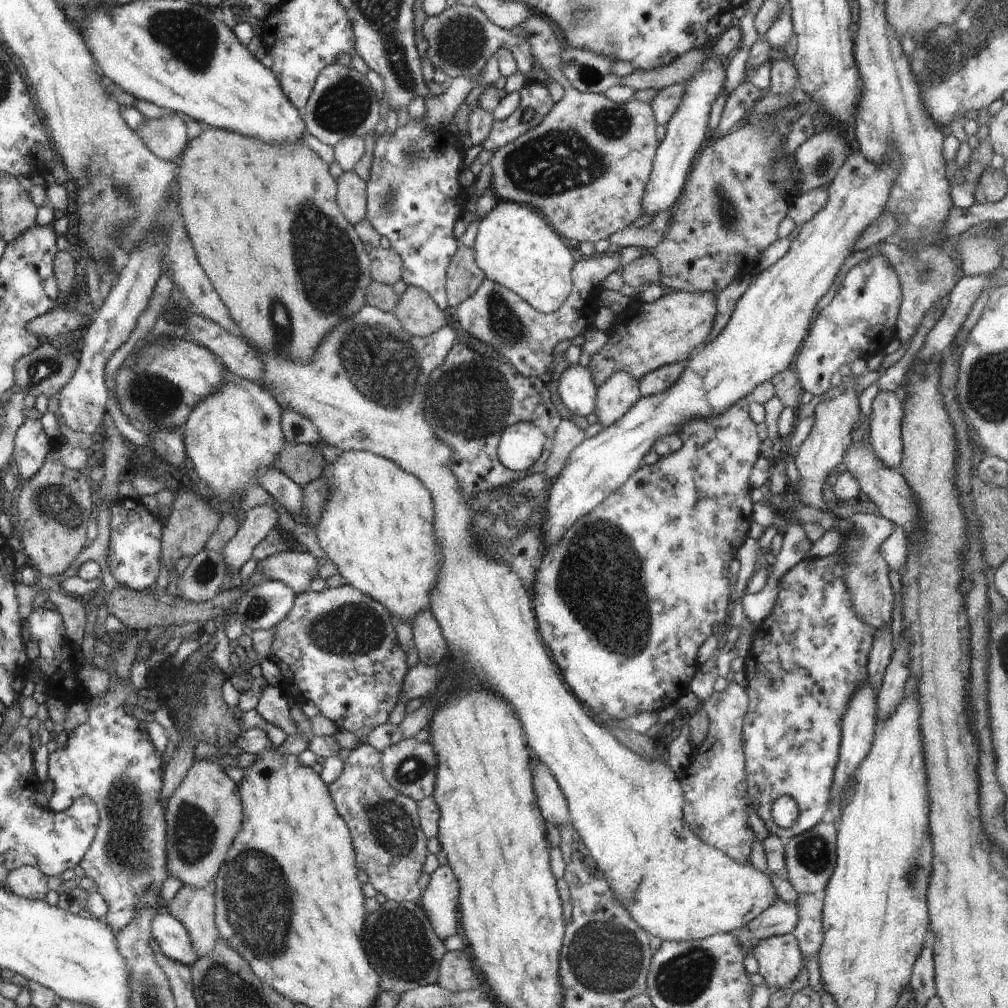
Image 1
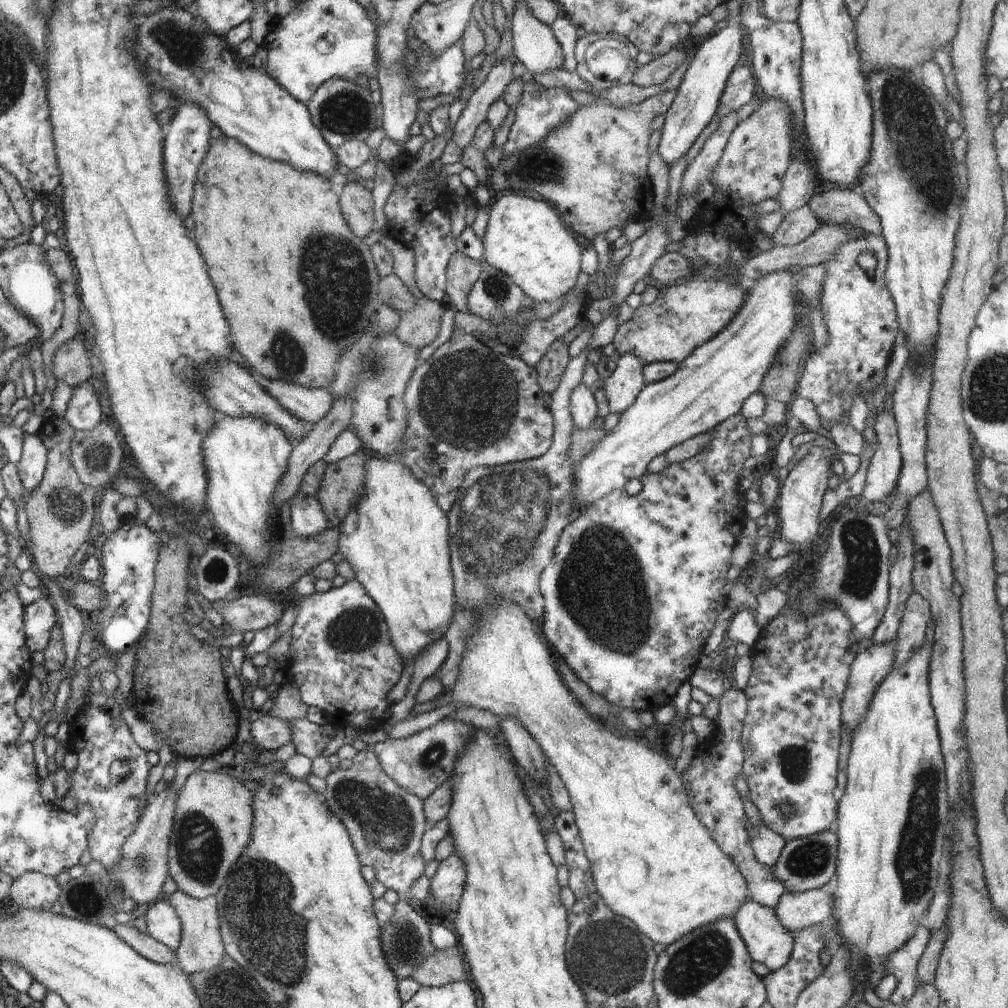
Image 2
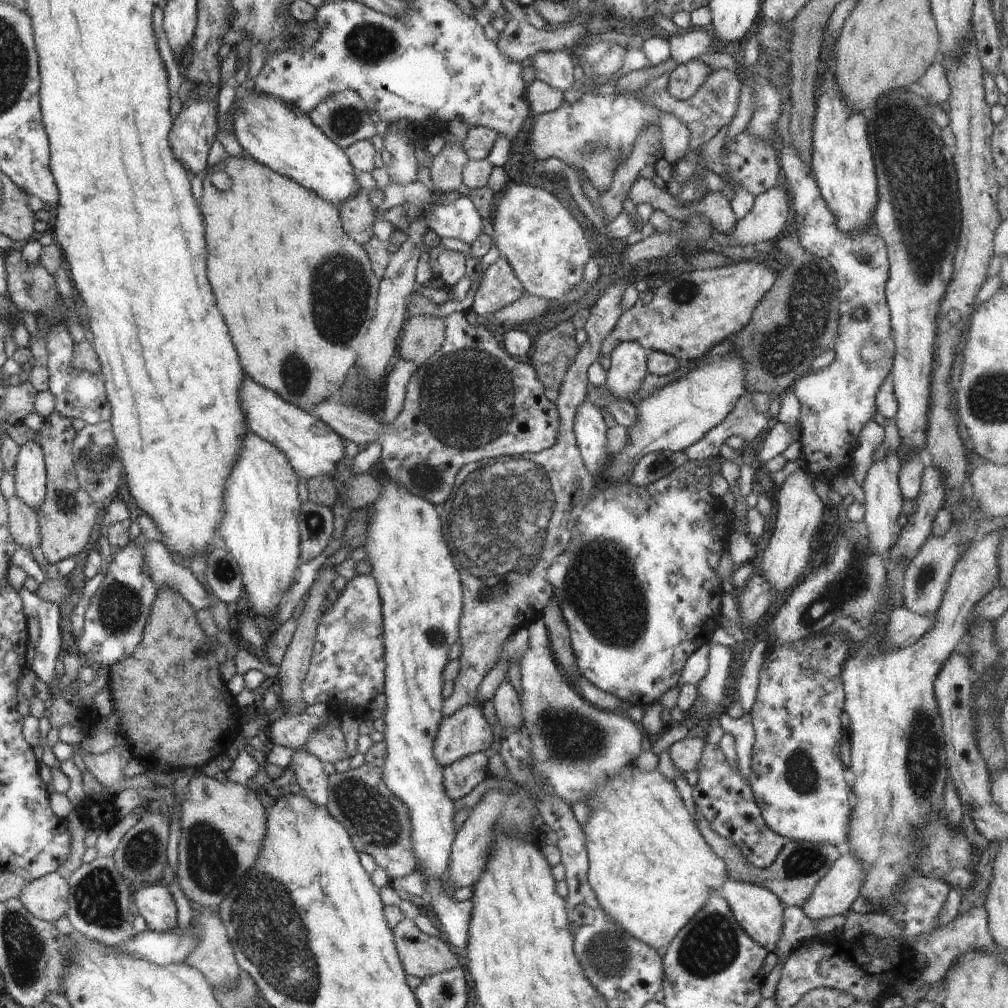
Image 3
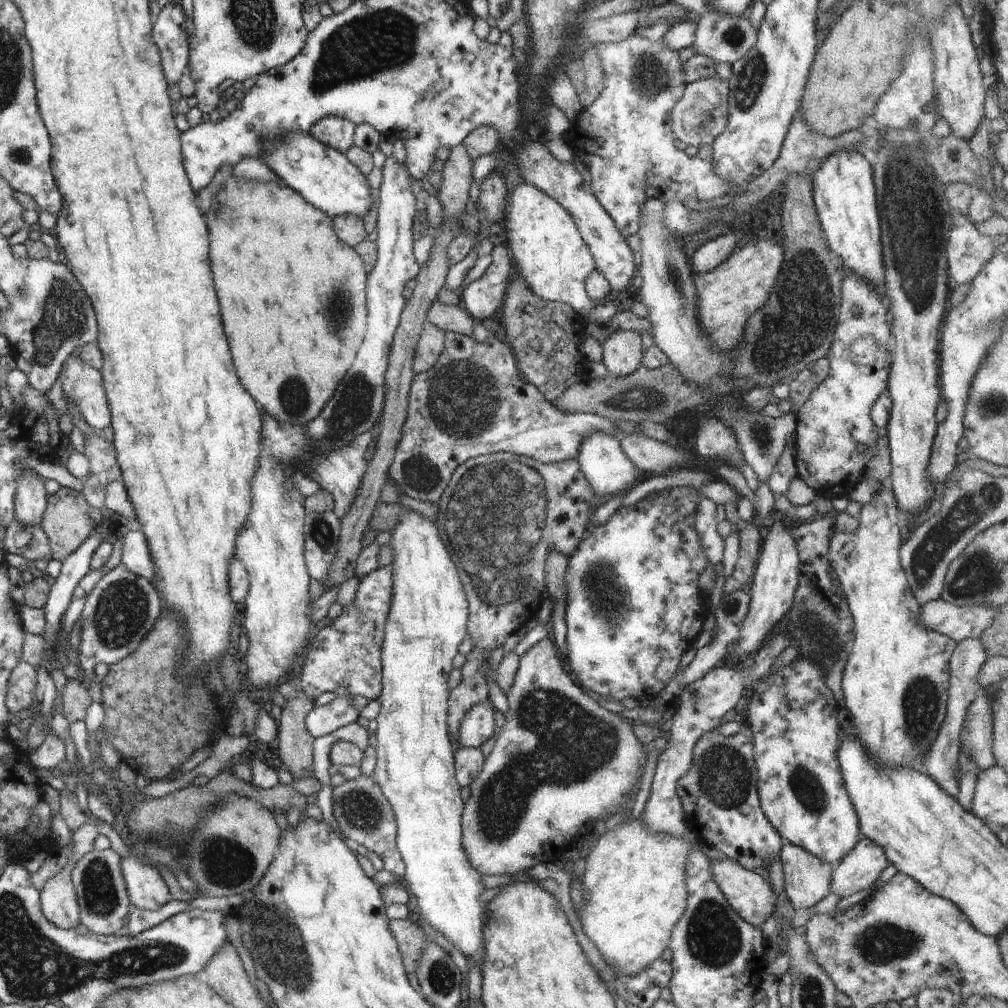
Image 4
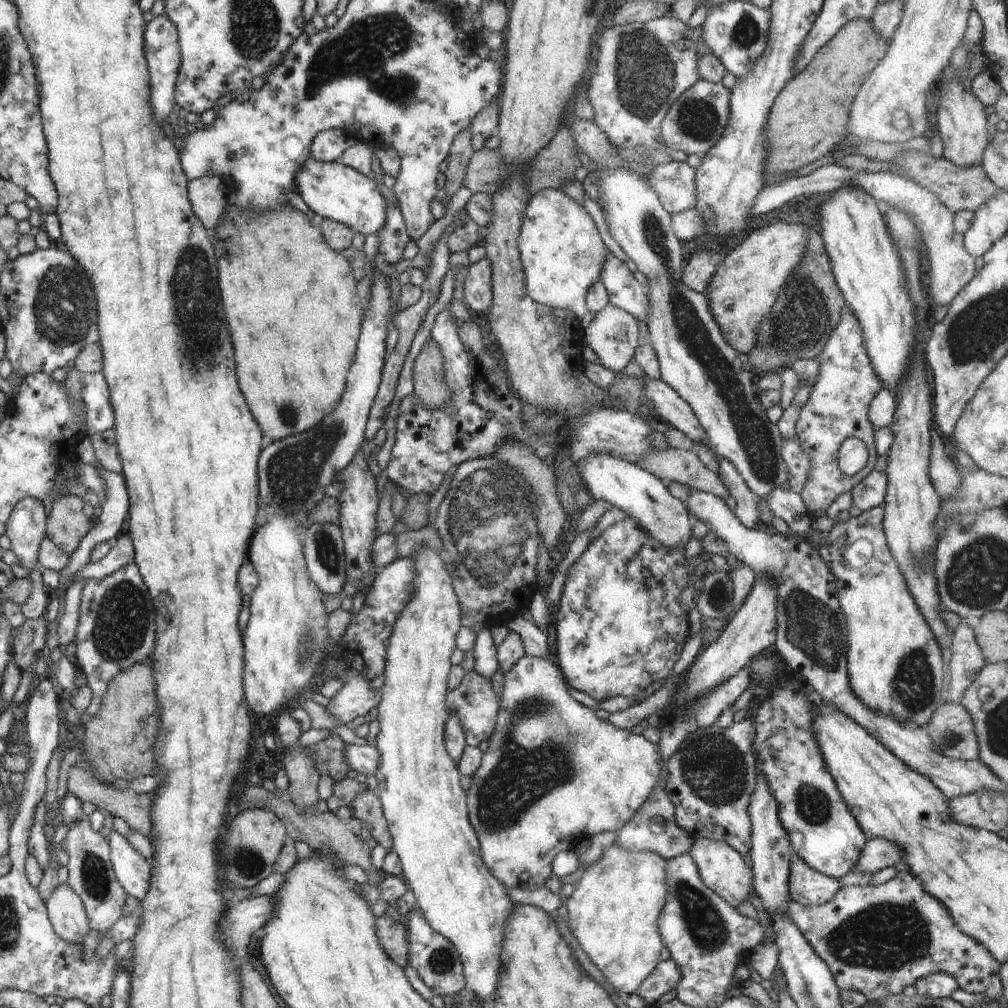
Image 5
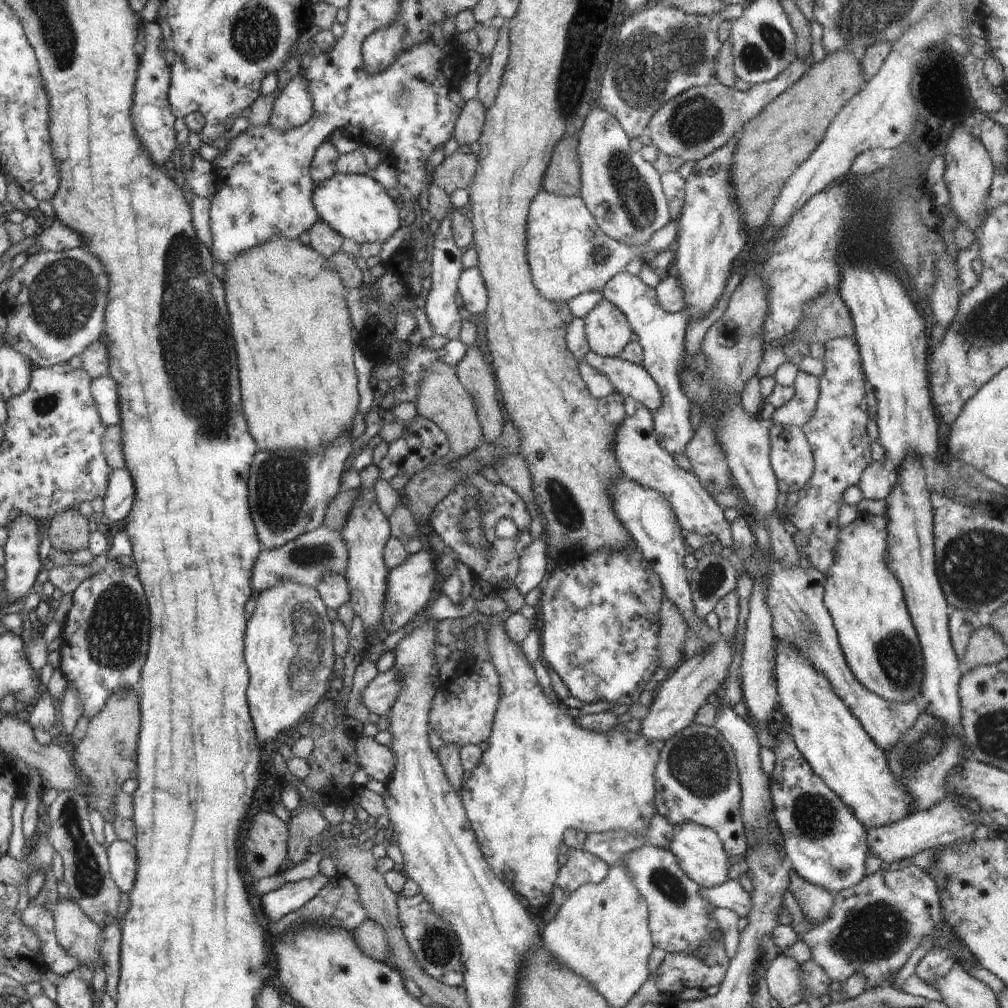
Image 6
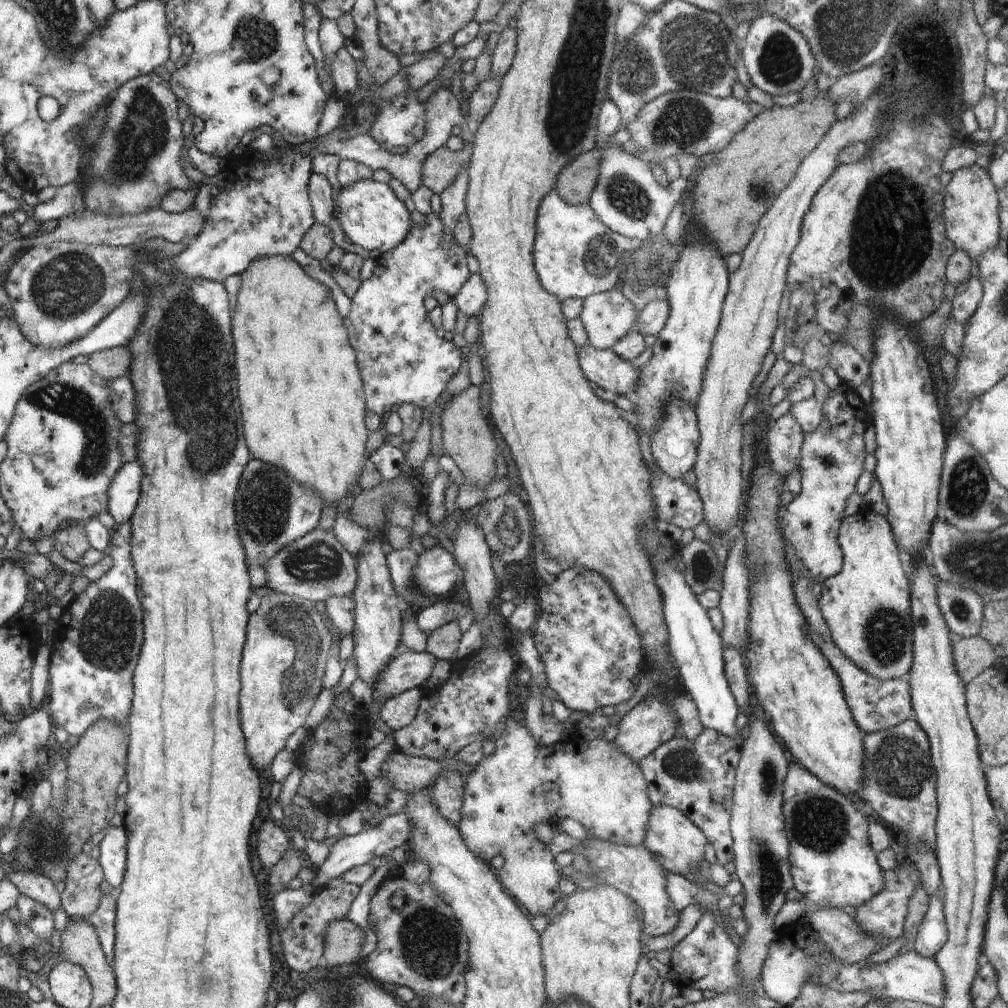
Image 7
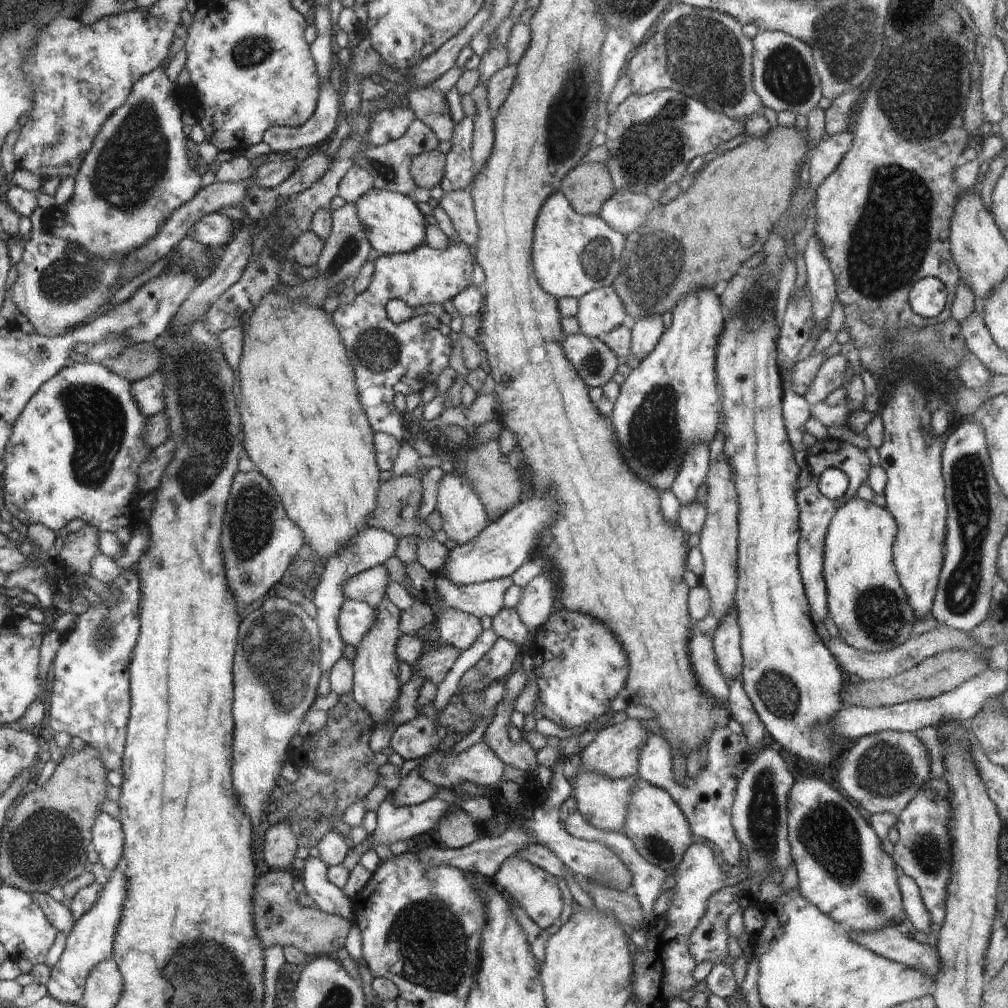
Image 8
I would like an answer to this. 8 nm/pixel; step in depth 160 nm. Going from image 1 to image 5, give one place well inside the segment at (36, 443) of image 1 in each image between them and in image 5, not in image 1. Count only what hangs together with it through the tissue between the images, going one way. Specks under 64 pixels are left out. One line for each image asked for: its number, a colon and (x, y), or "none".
2: (31, 468)
3: (30, 472)
4: (30, 500)
5: (27, 524)

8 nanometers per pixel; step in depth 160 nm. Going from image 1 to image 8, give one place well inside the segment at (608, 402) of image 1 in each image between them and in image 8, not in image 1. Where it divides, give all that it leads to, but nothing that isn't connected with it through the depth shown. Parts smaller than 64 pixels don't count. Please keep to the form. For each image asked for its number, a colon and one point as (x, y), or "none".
2: (625, 380)
3: (628, 368)
4: (623, 352)
5: (613, 334)
6: (607, 330)
7: (608, 316)
8: (599, 311)

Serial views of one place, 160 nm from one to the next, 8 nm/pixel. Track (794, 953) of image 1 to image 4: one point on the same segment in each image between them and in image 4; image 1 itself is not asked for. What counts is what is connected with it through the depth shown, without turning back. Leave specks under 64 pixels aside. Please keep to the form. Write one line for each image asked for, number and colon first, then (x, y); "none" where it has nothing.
2: (767, 941)
3: (759, 912)
4: (750, 895)

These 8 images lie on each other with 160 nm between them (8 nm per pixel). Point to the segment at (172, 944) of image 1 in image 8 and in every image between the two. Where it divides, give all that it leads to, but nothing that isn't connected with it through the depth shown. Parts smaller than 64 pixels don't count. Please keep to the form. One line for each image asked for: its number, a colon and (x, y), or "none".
2: (163, 924)
3: (155, 903)
4: (146, 889)
5: (132, 871)
6: (121, 855)
7: (111, 853)
8: (108, 839)

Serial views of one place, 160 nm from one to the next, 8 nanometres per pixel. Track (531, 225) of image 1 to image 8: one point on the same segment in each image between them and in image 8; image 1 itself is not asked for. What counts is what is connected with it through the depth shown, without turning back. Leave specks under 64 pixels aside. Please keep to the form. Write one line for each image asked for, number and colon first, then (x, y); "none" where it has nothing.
2: (525, 239)
3: (546, 247)
4: (553, 260)
5: (562, 253)
6: (568, 254)
7: (575, 255)
8: (573, 254)

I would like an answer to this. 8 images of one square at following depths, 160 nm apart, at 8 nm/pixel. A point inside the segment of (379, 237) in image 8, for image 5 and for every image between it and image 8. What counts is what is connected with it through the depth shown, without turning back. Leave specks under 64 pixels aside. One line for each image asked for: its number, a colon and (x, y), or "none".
5: (332, 190)
6: (357, 207)
7: (371, 215)

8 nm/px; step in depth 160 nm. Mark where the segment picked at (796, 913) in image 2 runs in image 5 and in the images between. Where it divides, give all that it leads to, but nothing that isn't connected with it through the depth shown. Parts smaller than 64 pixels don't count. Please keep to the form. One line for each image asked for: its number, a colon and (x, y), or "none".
3: (835, 892)
4: (861, 868)
5: (877, 853)

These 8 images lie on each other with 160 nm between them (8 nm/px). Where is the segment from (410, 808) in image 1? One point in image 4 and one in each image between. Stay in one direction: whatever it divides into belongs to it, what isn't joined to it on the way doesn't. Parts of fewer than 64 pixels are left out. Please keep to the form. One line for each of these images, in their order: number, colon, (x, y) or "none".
2: (385, 823)
3: (378, 822)
4: (363, 813)

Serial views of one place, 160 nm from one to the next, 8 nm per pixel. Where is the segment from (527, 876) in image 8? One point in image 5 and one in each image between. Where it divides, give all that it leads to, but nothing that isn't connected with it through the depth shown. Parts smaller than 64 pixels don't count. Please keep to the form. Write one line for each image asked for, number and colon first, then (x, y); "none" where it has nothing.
5: (555, 772)
6: (542, 774)
7: (522, 783)

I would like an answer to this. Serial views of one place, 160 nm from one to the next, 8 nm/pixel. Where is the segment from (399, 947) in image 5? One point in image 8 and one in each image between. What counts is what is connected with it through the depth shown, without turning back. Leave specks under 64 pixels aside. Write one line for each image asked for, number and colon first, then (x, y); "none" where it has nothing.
6: (370, 938)
7: (344, 940)
8: (279, 919)

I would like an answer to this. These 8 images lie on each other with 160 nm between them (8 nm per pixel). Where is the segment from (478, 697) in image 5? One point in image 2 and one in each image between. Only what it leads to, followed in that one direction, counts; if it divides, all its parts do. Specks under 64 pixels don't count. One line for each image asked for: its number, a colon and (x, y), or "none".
2: (421, 763)
3: (465, 732)
4: (477, 726)

